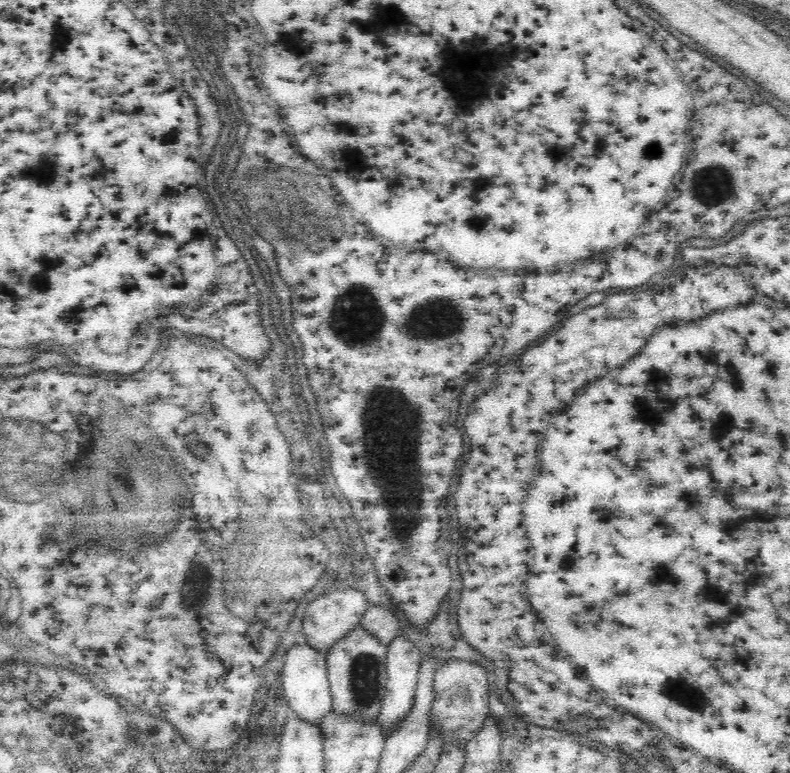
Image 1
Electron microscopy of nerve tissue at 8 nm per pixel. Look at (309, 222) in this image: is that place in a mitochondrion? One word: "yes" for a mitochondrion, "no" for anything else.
yes

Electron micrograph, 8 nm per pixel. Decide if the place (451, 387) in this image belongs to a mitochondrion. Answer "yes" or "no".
no

